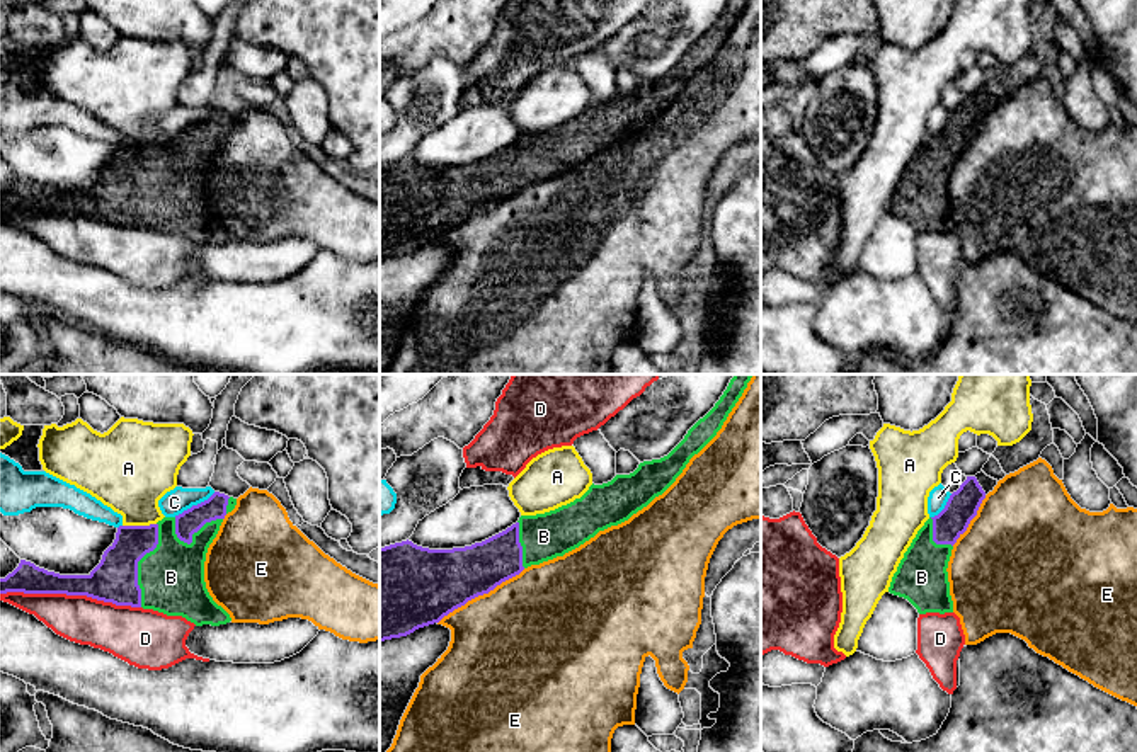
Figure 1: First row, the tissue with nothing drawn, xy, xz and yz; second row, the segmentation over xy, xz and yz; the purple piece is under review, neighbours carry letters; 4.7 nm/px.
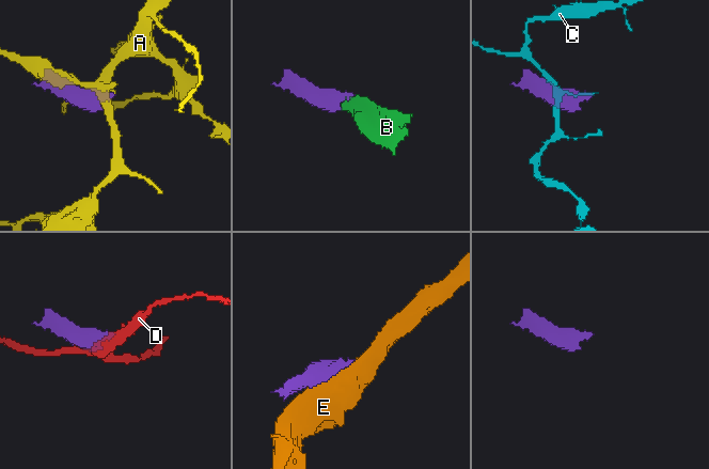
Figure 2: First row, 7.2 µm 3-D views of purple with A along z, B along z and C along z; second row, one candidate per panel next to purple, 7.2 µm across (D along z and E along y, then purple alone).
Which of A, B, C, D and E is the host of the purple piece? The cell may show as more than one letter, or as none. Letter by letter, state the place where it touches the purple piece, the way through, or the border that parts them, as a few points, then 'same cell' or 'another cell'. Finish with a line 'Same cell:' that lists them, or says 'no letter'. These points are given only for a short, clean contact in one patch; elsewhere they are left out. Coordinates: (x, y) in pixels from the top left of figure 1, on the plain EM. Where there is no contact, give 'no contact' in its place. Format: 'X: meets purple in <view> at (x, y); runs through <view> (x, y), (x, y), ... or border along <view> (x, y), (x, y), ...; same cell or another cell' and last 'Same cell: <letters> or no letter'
A: meets purple in xy at (138, 145); border along xy (155, 142), (123, 145); another cell
B: meets purple in xy at (137, 182); same cell
C: meets purple in xy at (194, 125); another cell
D: meets purple in xy at (70, 213); another cell
E: meets purple in xz at (480, 213); another cell
Same cell: B

